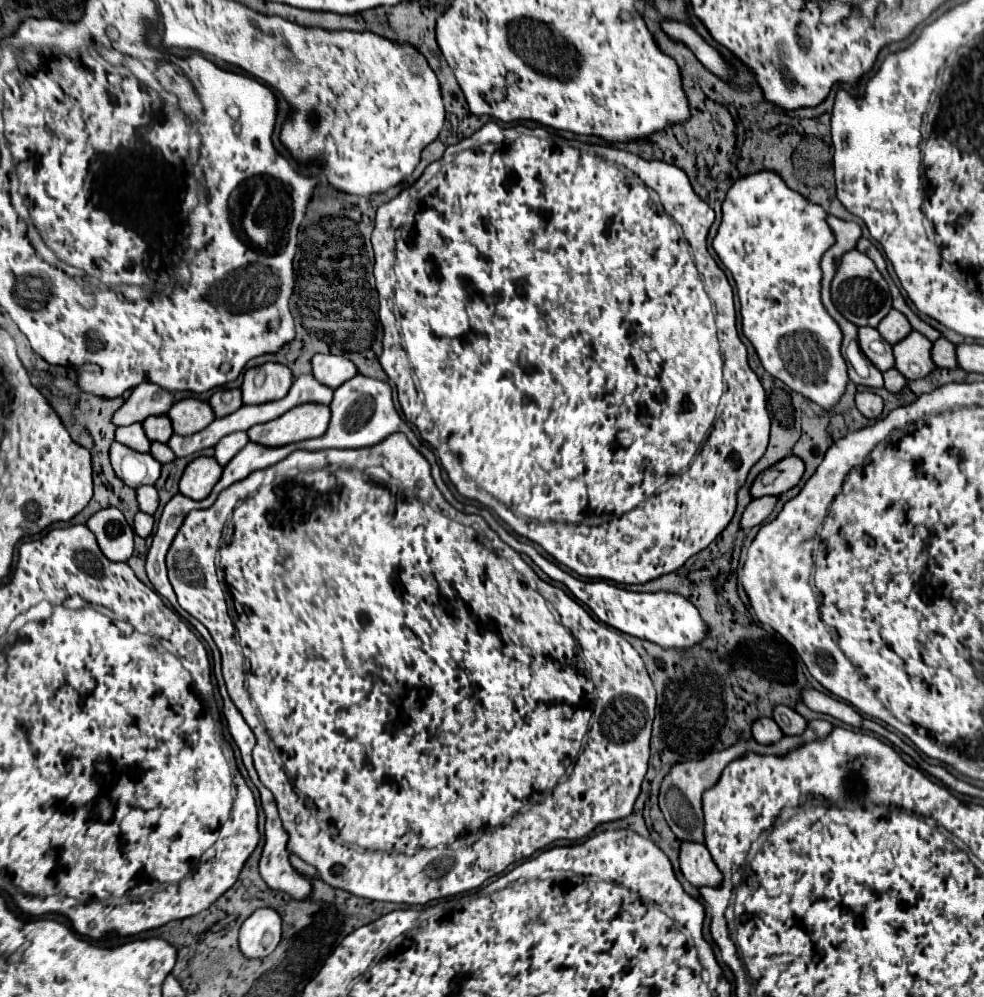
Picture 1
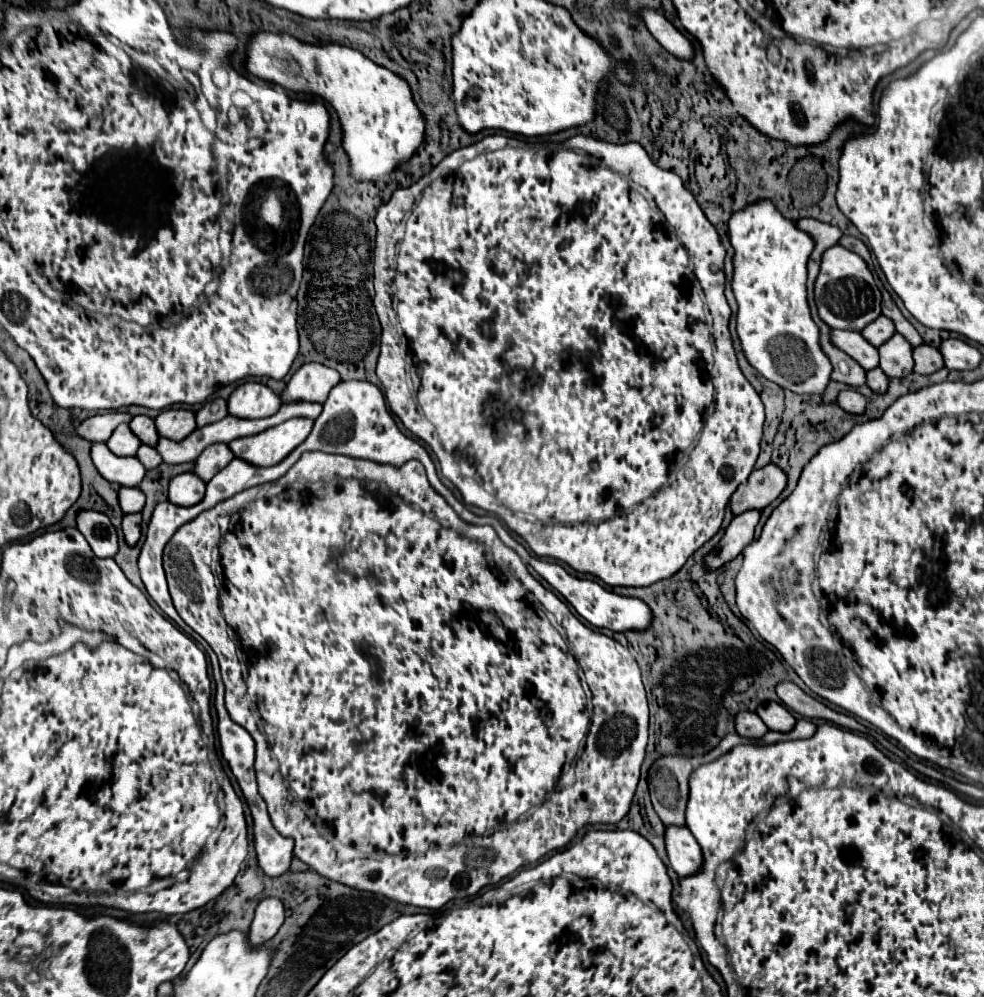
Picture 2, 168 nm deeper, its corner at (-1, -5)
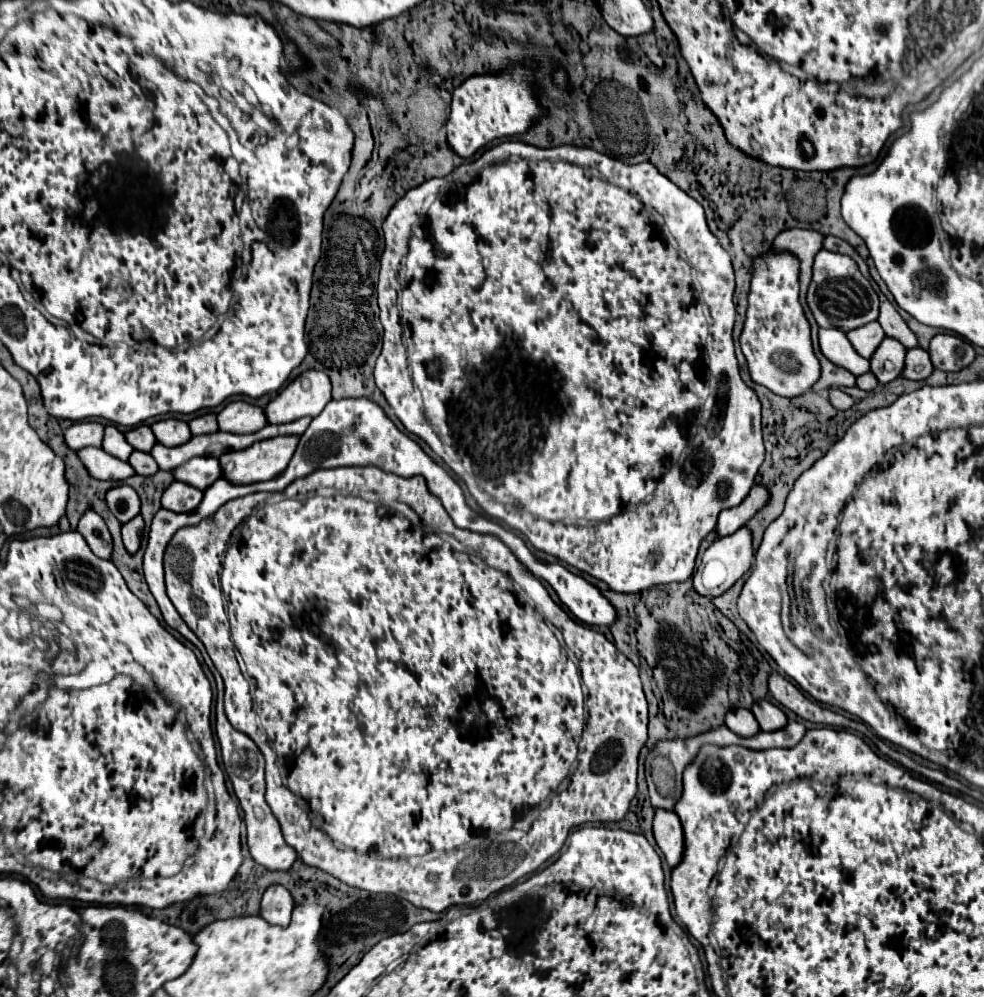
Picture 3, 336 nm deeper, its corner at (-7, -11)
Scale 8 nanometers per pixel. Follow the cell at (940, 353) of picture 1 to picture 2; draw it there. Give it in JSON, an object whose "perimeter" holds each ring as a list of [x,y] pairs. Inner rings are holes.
{"perimeter":[[[931,345],[915,347],[913,349],[913,361],[915,361],[913,371],[919,373],[919,375],[931,375],[931,373],[935,373],[937,369],[943,367],[941,353]]]}

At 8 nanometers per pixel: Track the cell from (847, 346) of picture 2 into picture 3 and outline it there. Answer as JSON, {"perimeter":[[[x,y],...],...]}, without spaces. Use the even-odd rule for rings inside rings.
{"perimeter":[[[819,329],[819,345],[823,355],[833,361],[839,367],[845,367],[853,375],[863,375],[871,371],[869,359],[861,357],[853,345],[849,343],[847,335],[843,331],[833,331],[833,329]]]}

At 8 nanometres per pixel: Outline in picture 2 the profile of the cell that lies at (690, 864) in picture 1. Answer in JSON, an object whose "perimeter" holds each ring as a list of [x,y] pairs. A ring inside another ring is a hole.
{"perimeter":[[[667,825],[665,827],[665,849],[669,857],[669,865],[679,877],[687,877],[697,873],[703,863],[703,853],[695,837],[687,827]]]}

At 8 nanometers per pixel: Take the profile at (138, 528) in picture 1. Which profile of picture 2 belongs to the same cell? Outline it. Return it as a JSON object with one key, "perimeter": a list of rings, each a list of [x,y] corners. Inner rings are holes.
{"perimeter":[[[129,513],[123,517],[123,535],[129,547],[133,547],[141,537],[141,513]]]}

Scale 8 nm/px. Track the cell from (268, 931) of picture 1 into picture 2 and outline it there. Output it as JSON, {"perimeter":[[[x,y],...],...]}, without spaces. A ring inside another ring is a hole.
{"perimeter":[[[265,897],[259,901],[255,909],[255,919],[251,923],[251,941],[253,943],[263,943],[275,937],[279,927],[283,925],[285,913],[283,913],[283,903],[277,897]]]}

